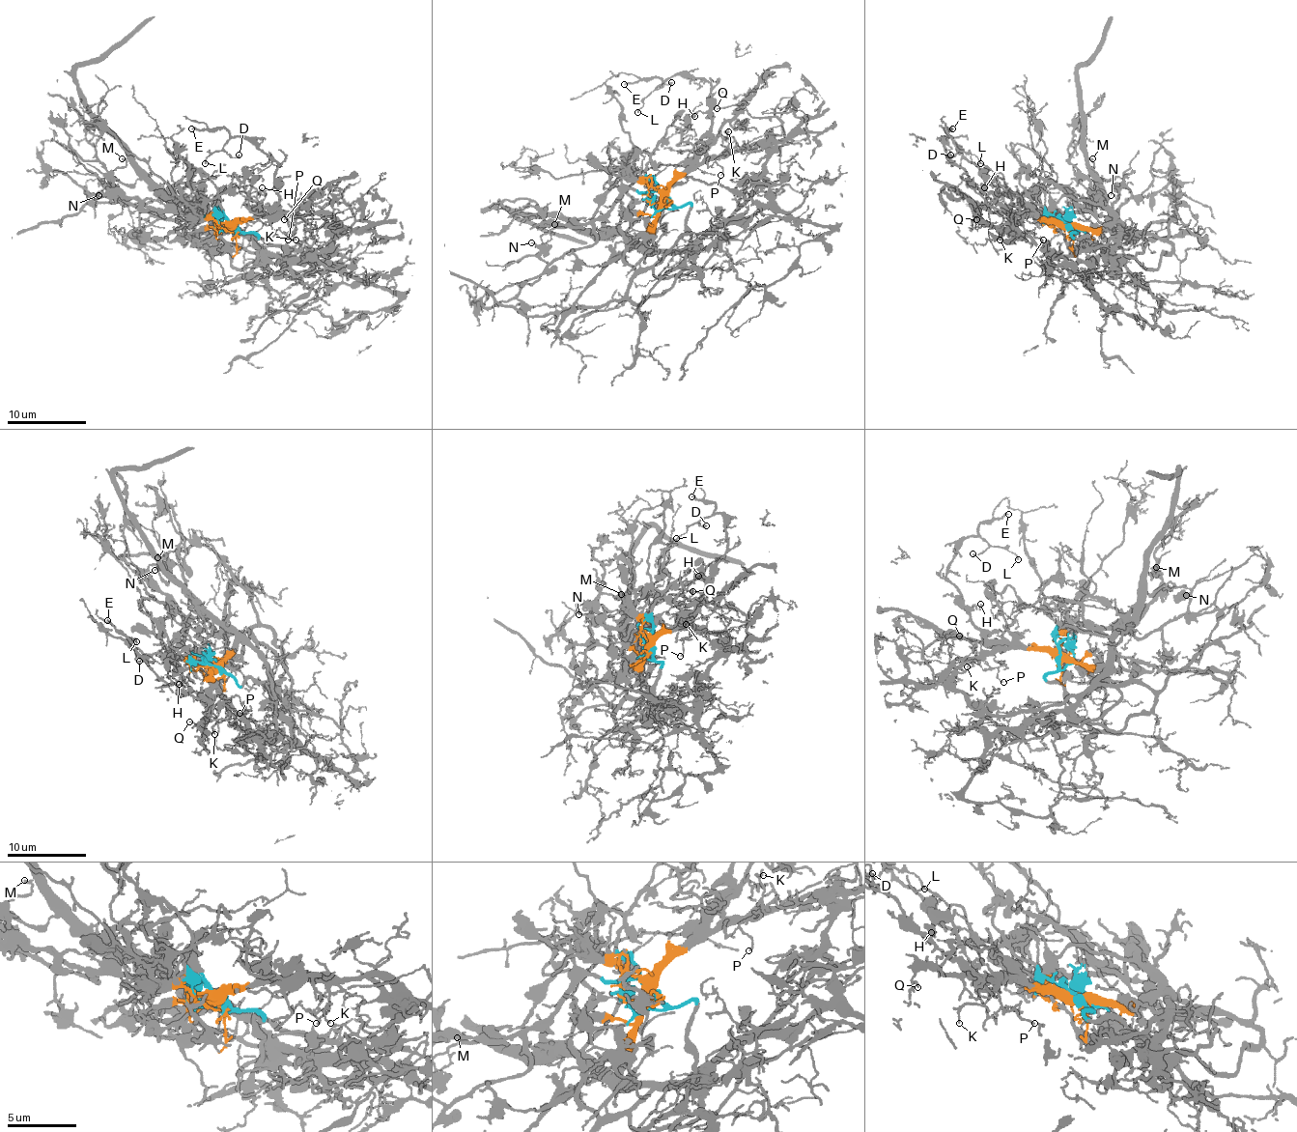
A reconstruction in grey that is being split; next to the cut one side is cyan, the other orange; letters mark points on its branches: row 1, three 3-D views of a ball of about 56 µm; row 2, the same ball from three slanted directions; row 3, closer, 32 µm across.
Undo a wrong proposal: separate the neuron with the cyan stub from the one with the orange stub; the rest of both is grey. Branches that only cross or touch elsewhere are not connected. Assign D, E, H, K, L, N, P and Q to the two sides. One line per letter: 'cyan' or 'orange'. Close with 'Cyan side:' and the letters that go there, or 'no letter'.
D: orange
E: orange
H: orange
K: orange
L: orange
N: cyan
P: orange
Q: orange
Cyan side: N

